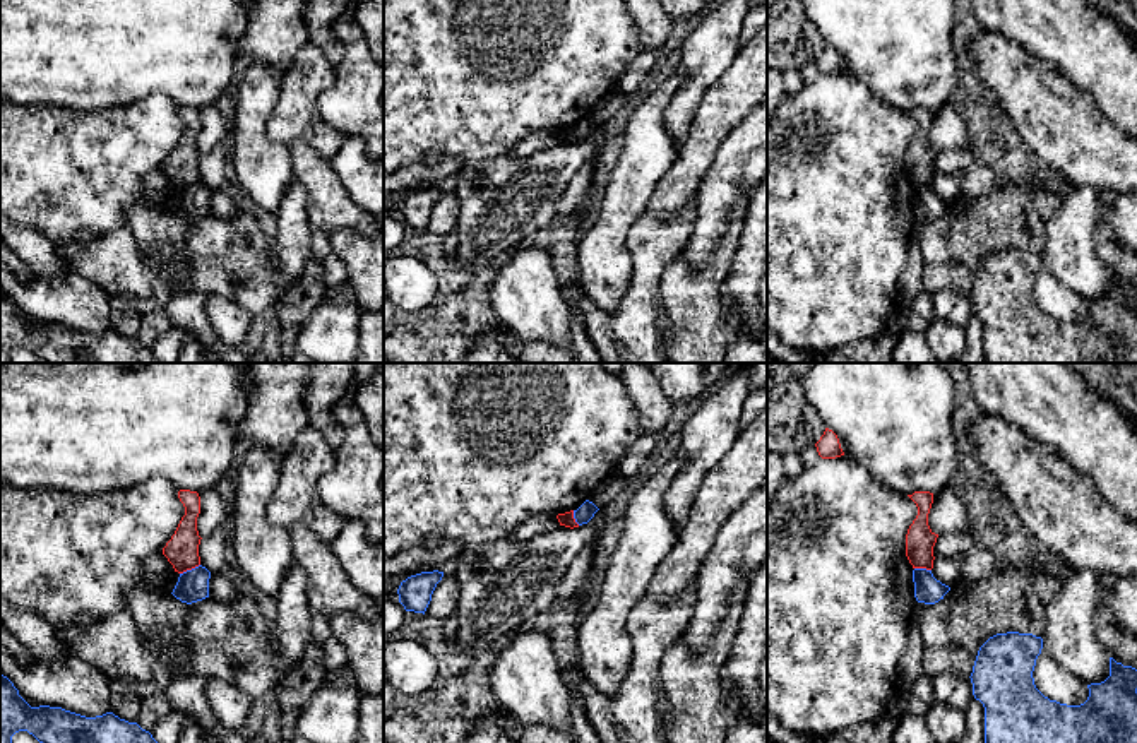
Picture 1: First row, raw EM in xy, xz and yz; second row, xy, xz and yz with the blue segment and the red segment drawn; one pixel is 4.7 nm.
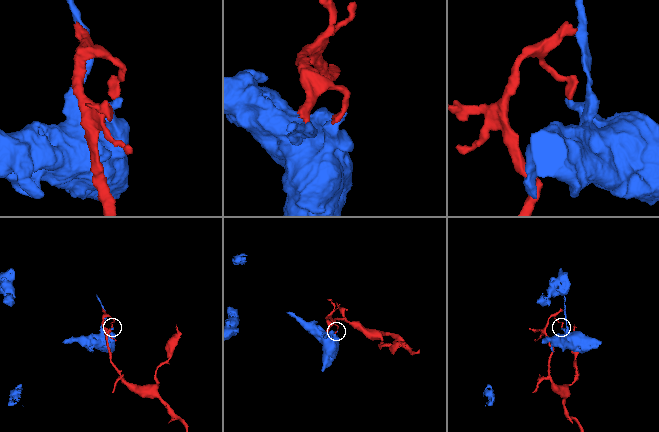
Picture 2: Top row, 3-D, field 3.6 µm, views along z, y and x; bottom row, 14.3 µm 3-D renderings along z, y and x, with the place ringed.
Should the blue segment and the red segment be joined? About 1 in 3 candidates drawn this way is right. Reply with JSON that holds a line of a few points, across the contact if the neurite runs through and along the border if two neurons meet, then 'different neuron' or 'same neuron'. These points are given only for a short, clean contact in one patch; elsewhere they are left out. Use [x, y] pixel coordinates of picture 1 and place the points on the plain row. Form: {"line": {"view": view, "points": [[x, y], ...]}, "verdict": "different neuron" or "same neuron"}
{"verdict": "different neuron"}

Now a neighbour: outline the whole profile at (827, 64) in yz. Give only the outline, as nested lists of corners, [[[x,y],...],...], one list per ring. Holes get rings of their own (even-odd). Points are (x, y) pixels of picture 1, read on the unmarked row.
[[[825,45],[815,63],[822,75],[836,75],[844,72],[837,51],[829,45]]]

